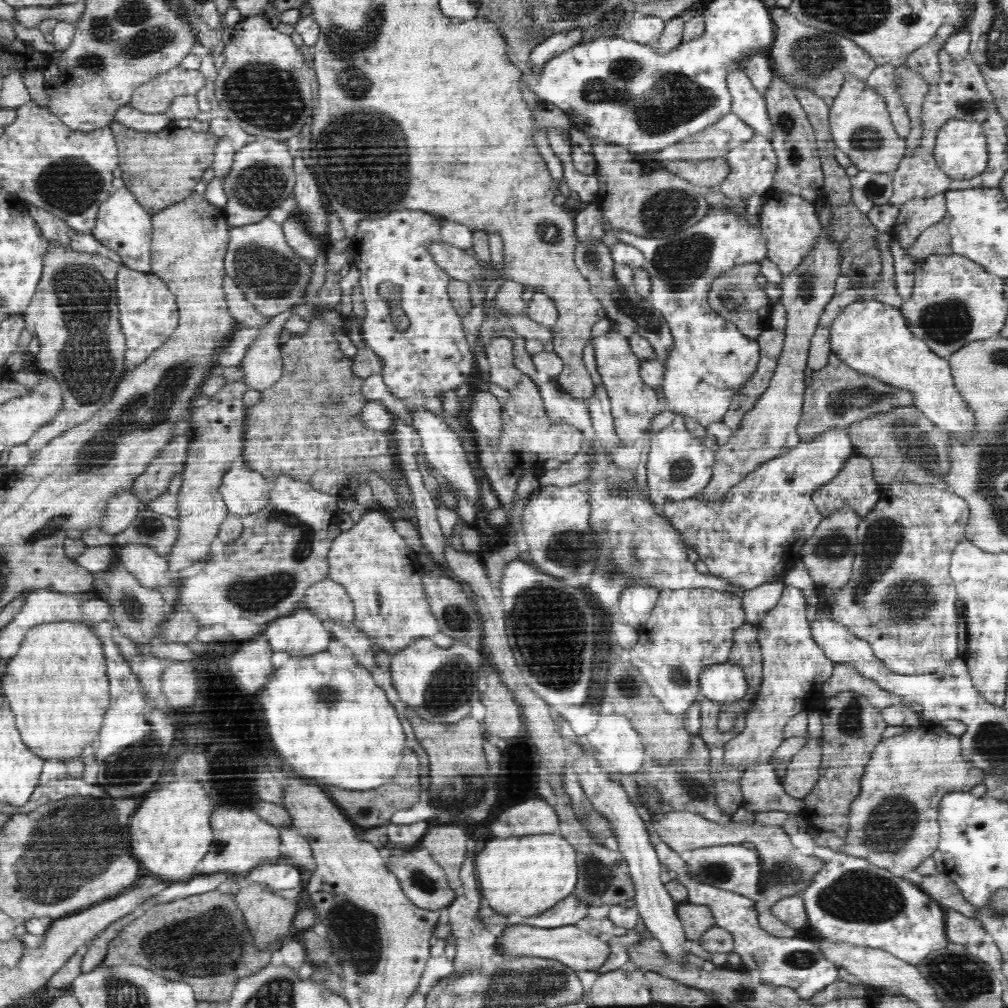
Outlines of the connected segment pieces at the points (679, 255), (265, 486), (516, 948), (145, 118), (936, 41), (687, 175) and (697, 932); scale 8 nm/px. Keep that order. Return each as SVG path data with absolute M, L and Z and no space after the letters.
M710 208L700 222L673 237L642 238L630 234L629 231L613 231L610 224L604 222L603 216L602 224L605 226L605 232L612 231L621 242L632 245L643 253L646 260L645 270L652 281L648 300L653 308L662 312L670 326L674 348L670 350L670 356L664 364L665 376L661 386L667 400L667 409L678 415L690 416L705 427L722 421L735 392L758 369L759 344L757 340L742 334L736 325L728 324L725 318L714 313L708 303L708 296L712 282L724 272L744 263L760 263L768 258L766 236L755 226L748 225L746 217L722 212L722 209L716 208Z
M236 461L224 474L219 491L229 512L243 518L268 506L272 488L273 482Z
M511 922L503 929L498 941L501 950L505 950L506 954L553 958L575 971L600 969L610 954L610 944L604 944L596 934L590 934L575 924L558 928L540 928Z
M126 105L116 110L114 119L143 133L157 133L170 128L172 117L169 113L146 113Z
M943 23L937 34L922 48L914 50L908 58L906 65L911 71L924 79L929 86L934 86L940 80L940 61L938 54L944 49L944 44L956 29L949 23Z
M718 157L704 160L704 162L686 162L685 160L668 162L666 170L696 186L714 188L726 178L730 167L729 163L725 161L725 157Z
M690 902L678 904L677 915L682 923L688 942L698 941L708 928L717 925L712 911L706 905Z

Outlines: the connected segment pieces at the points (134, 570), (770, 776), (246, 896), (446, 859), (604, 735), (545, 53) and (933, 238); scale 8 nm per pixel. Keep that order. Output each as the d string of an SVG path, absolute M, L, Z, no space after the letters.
M124 544L116 554L129 573L136 575L142 586L152 589L174 586L176 579L171 576L167 558L160 556L151 546Z
M770 762L748 766L741 779L741 789L746 810L753 813L801 813L804 807L802 799L786 794L784 786L778 780L775 767Z
M257 882L240 887L235 901L253 935L257 950L284 938L299 911L298 906L290 904L290 900L276 896L274 892L266 892L265 886Z
M434 826L427 832L428 836L424 838L423 848L434 855L434 861L438 862L446 873L449 885L454 890L462 886L460 880L460 869L464 864L464 858L469 854L467 852L468 839L472 836L466 836L464 826Z
M620 714L596 716L596 718L600 718L600 720L598 720L594 729L585 737L590 746L596 748L612 773L617 775L638 774L642 770L641 767L644 762L647 761L646 752L644 745L642 745L641 737L634 732L630 720L620 716Z
M573 30L570 33L553 34L549 39L537 44L529 54L528 69L539 69L548 60L558 56L561 52L576 46L583 38L582 30Z
M936 222L916 240L908 255L915 261L925 260L934 255L953 255L949 226L946 222Z

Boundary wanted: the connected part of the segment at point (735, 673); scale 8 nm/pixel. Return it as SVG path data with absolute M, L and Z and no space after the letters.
M730 662L706 666L699 678L701 697L728 706L744 698L749 687L743 668Z

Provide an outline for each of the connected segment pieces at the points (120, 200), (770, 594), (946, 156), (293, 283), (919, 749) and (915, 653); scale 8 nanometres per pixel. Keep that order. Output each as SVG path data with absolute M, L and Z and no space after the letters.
M126 187L114 189L112 194L100 205L93 236L101 243L103 250L114 250L122 258L125 270L132 269L142 273L151 273L151 241L154 232L152 213L147 211Z
M775 580L745 590L742 593L742 608L746 613L746 622L753 625L759 623L765 614L778 604L784 586L784 582Z
M952 118L938 130L934 146L934 160L938 166L953 179L966 180L984 172L989 161L988 138L984 127L973 119Z
M266 217L260 222L250 223L250 225L232 227L229 232L230 241L227 245L227 254L223 263L225 273L230 278L231 284L242 290L246 301L253 305L260 314L268 318L286 312L286 310L290 311L298 306L305 296L314 267L309 262L302 260L288 246L283 227L272 218Z
M940 728L940 734L916 734L904 732L894 738L883 739L871 755L866 772L862 776L862 792L850 807L849 827L845 834L841 854L865 858L900 877L939 849L940 828L938 824L938 802L954 790L971 791L983 784L985 774L976 766L972 768L962 756L962 742Z
M895 479L890 486L879 488L878 494L878 502L875 503L874 511L862 518L857 528L857 546L855 547L855 558L850 574L850 582L846 586L840 586L832 590L827 589L827 602L834 601L834 603L831 608L825 608L826 616L840 625L846 625L848 631L854 636L868 641L875 656L884 662L886 668L905 675L930 674L938 670L939 667L949 664L960 655L958 652L957 608L955 605L959 598L955 584L951 579L949 568L954 548L965 538L967 524L971 516L970 508L965 498L954 494L950 490L946 491L931 484L909 482L909 479Z

